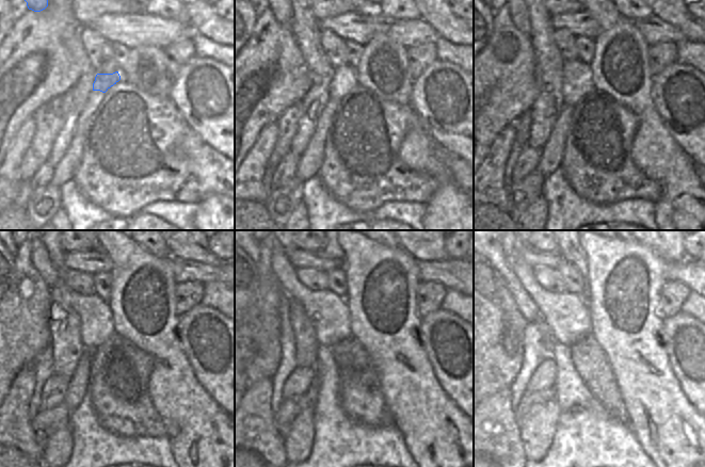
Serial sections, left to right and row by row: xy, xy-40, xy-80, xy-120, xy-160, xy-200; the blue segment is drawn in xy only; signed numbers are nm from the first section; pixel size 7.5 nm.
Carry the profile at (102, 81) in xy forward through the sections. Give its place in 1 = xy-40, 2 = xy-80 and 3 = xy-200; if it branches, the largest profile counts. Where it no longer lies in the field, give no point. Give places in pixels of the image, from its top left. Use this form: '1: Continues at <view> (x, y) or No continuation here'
1: Continues at xy-40 (345, 79)
2: Continues at xy-80 (577, 83)
3: Continues at xy-200 (566, 315).

